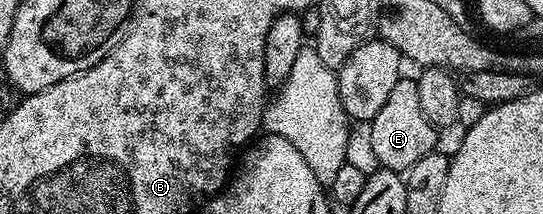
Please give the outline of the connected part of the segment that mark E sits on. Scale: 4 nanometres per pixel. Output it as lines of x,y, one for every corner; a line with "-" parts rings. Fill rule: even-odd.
408,75
401,76
400,81
394,83
386,103
382,103
382,108
378,111
378,115
374,115
370,124
372,126
370,147
374,147
376,164
379,168
393,169
401,175
407,174
408,169
414,167
418,159
422,159
422,155
431,153
437,148
438,131
430,123
430,119
422,115
422,107
418,103
418,87
411,76
409,78

